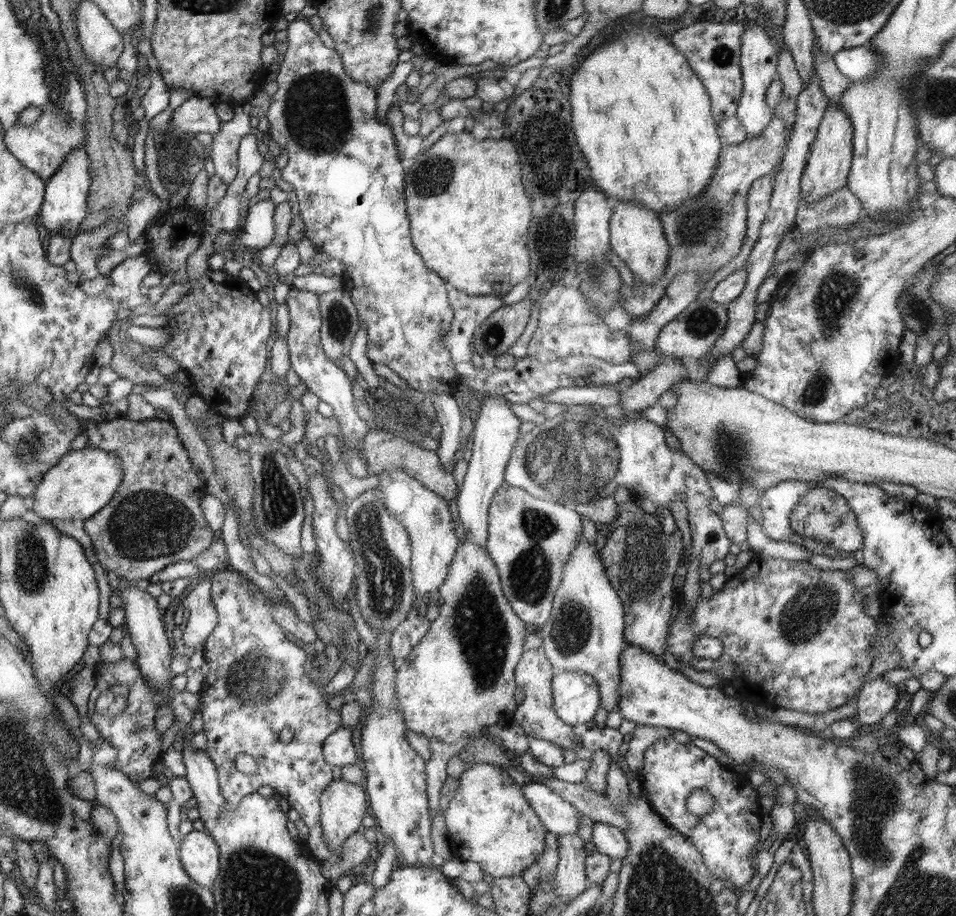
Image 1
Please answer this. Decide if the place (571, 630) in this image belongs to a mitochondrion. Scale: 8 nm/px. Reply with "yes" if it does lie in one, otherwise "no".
yes

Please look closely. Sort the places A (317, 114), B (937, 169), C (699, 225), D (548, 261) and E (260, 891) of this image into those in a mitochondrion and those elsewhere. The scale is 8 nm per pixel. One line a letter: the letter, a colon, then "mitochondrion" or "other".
A: mitochondrion
B: other
C: mitochondrion
D: other
E: mitochondrion

